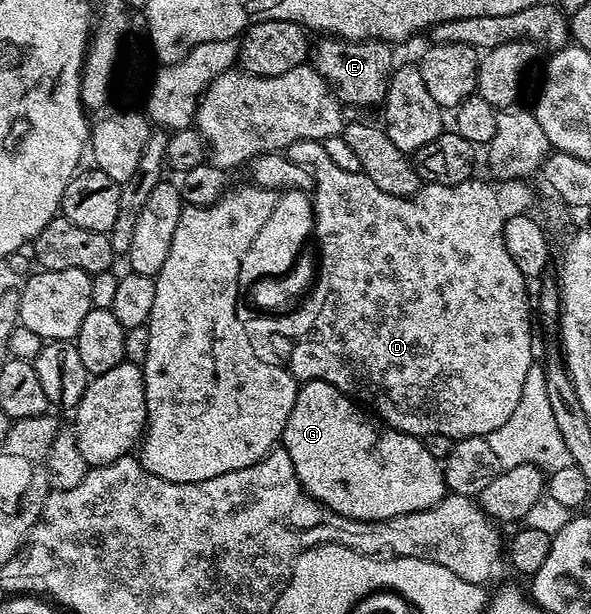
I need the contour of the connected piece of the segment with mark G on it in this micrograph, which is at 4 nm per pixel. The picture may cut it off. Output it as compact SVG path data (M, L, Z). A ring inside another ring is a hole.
M308 379L299 386L296 405L292 405L292 413L282 431L280 443L286 448L288 457L292 457L302 490L328 510L349 519L363 519L365 523L435 507L448 493L439 460L438 463L434 460L433 453L422 444L425 442L419 436L405 435L393 427L379 425L365 413L351 396L328 385L328 381Z

